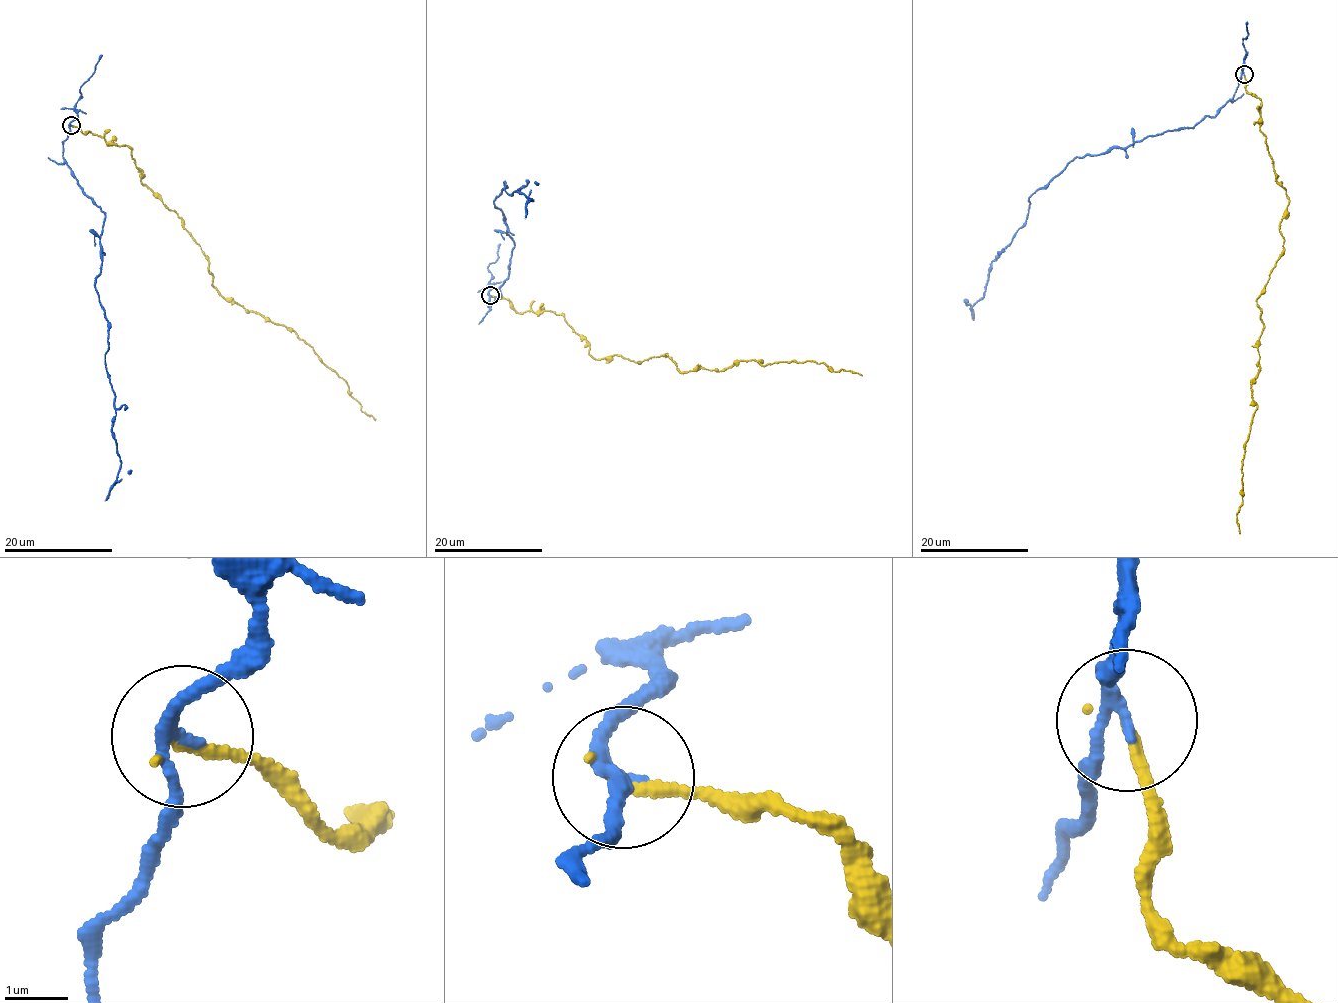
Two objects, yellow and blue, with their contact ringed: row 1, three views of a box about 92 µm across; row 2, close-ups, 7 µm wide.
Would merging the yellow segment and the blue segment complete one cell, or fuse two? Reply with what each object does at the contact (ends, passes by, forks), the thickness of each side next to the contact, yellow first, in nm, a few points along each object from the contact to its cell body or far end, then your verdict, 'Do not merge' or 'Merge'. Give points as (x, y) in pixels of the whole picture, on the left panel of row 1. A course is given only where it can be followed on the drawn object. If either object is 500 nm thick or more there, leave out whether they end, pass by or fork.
At the ring yellow ends. At the ring blue passes by. Thickness 170 nm (yellow) against 190 nm. Course of yellow: (71, 125), (131, 149), (141, 184), (179, 217), (214, 287), (292, 330), (375, 421). Course of blue: (71, 125), (63, 155), (106, 215), (94, 284), (109, 331), (105, 371), (121, 465), (105, 500). Do not merge

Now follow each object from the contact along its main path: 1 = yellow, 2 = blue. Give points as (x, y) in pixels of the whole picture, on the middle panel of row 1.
1: (490, 295), (518, 313), (563, 315), (599, 360), (666, 354), (680, 372), (792, 361), (861, 374)
2: (490, 295), (489, 307), (515, 242), (494, 205), (504, 182), (508, 195), (520, 189), (533, 201), (525, 218)

